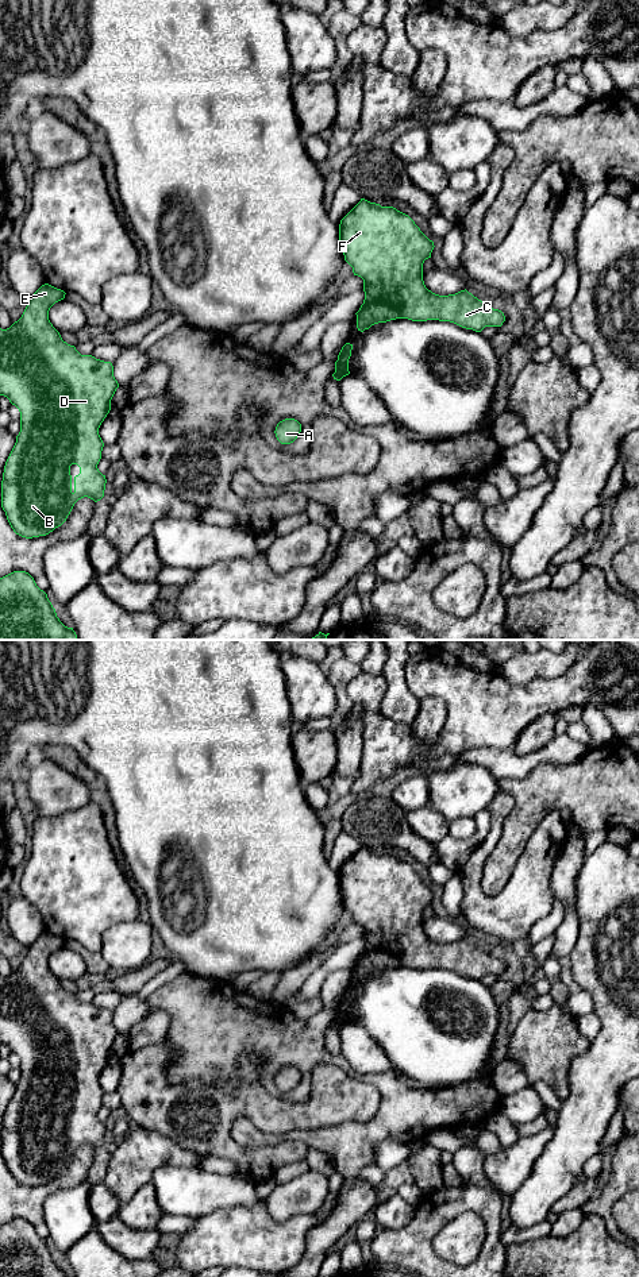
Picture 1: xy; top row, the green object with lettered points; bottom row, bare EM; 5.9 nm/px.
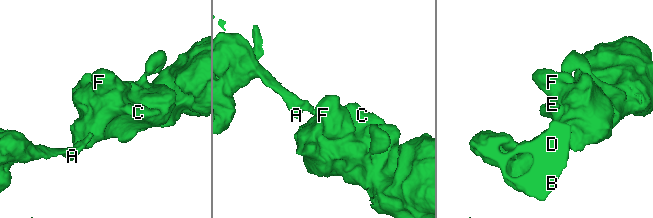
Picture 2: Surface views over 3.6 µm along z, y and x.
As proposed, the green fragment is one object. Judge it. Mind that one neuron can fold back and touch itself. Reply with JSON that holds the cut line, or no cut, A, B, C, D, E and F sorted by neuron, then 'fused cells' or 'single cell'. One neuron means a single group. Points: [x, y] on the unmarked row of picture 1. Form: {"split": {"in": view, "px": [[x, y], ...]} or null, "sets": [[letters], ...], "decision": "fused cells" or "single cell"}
{"split": {"in": "xy", "px": [[335, 1018], [342, 1025]]}, "sets": [["A", "B", "D", "E"], ["C", "F"]], "decision": "fused cells"}

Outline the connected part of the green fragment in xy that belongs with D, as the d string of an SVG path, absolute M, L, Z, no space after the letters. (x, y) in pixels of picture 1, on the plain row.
M49 931L42 933L27 948L22 965L9 976L0 976L0 1043L7 1045L20 1060L20 1080L3 1120L1 1156L14 1180L26 1187L46 1184L61 1174L78 1147L88 1145L100 1149L107 1131L105 1123L97 1116L104 1095L99 1076L111 1058L119 1031L111 1010L81 1003L74 994L62 988L50 971L50 956L65 942Z

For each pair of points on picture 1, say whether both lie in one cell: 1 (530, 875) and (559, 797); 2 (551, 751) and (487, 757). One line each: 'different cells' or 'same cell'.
1: different cells
2: same cell

